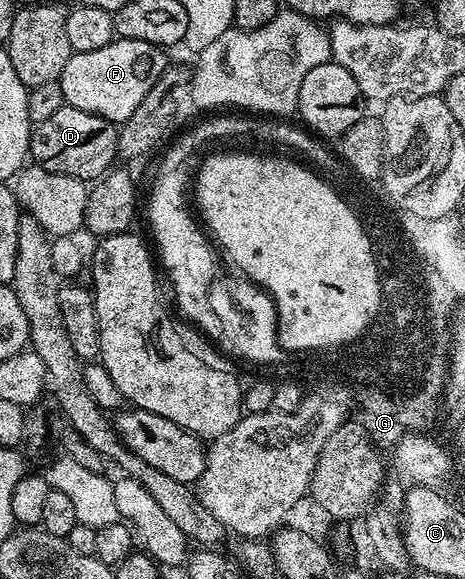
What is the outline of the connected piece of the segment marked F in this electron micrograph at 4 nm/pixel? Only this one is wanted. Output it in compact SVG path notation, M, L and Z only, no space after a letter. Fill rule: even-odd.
M115 38L110 45L90 53L73 53L59 77L59 85L67 106L77 107L107 119L109 123L123 125L142 105L158 80L169 70L165 48L146 41Z

